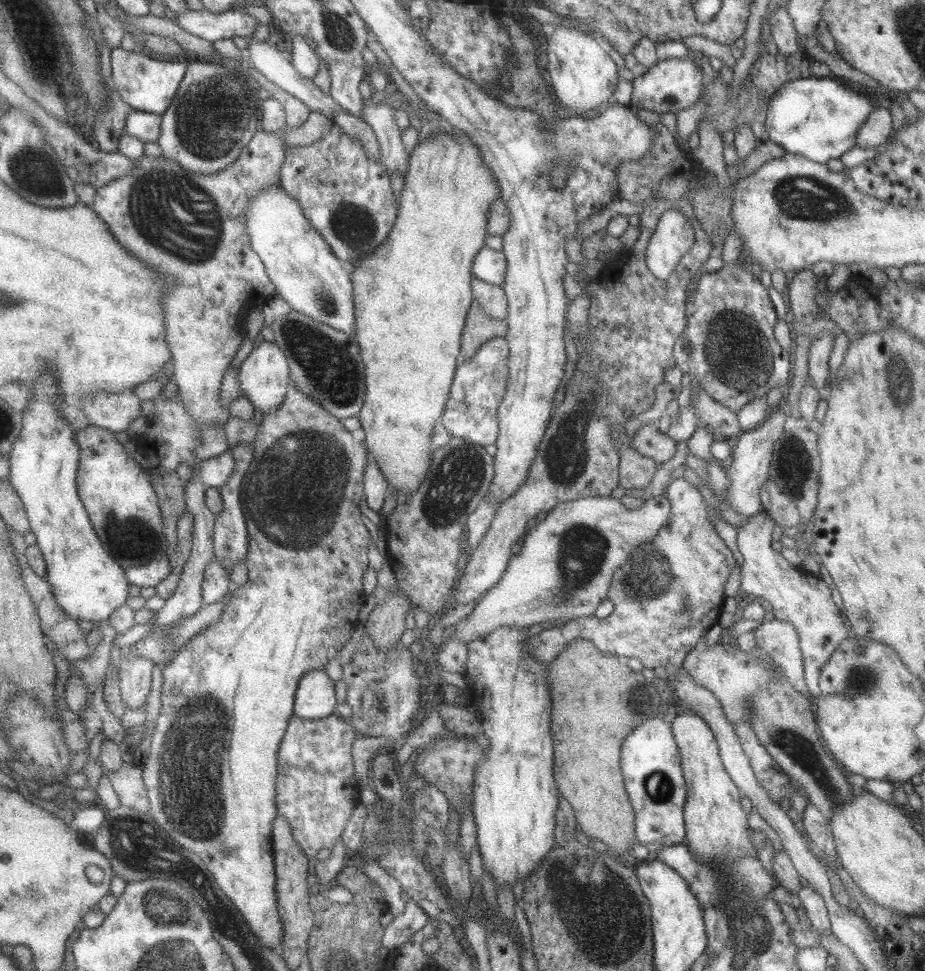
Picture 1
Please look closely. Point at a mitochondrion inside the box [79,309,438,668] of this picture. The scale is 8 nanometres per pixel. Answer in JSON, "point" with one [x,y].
{"point":[298,480]}

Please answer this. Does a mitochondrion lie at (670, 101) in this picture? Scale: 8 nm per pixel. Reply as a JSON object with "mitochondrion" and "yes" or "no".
{"mitochondrion":"no"}

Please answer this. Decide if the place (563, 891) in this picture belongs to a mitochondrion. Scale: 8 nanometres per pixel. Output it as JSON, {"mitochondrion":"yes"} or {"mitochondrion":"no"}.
{"mitochondrion":"yes"}

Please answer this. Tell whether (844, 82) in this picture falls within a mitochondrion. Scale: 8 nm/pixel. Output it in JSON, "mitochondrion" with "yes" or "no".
{"mitochondrion":"no"}

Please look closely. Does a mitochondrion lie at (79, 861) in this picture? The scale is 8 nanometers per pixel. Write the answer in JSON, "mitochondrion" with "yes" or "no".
{"mitochondrion":"no"}

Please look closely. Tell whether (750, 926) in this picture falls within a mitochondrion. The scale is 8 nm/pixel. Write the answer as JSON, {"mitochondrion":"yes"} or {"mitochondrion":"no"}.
{"mitochondrion":"yes"}

